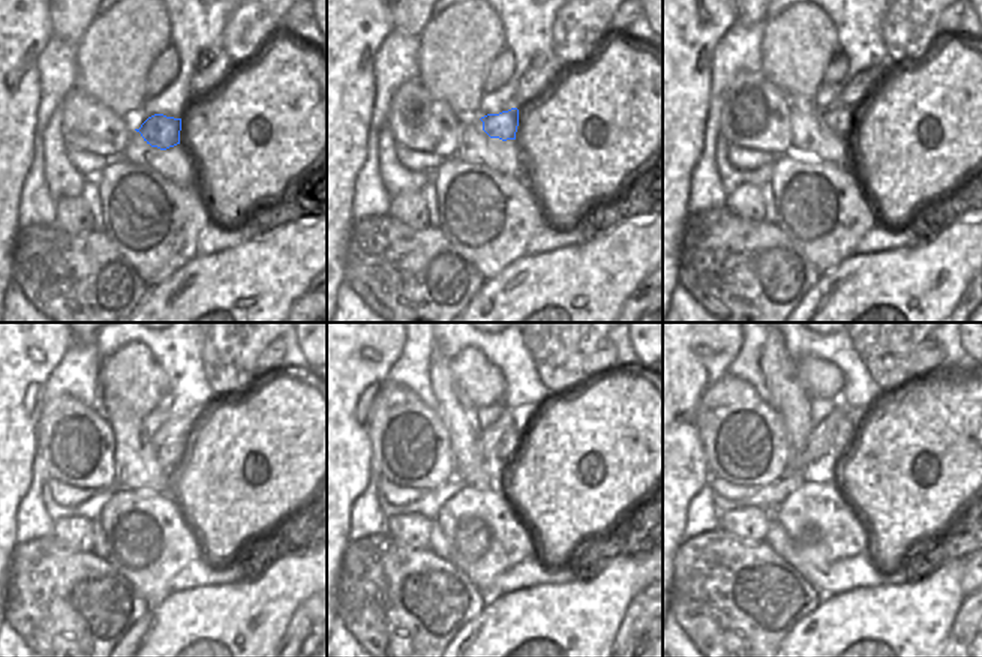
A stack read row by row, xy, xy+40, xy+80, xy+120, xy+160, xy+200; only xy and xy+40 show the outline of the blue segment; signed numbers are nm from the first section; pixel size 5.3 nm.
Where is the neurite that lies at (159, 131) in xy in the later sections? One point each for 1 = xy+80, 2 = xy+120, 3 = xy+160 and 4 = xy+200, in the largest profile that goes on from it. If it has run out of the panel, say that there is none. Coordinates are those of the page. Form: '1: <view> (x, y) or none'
1: xy+80 (840, 120)
2: xy+120 (168, 455)
3: xy+160 (508, 444)
4: xy+200 (843, 419)

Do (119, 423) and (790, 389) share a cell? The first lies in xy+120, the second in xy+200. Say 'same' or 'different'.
same

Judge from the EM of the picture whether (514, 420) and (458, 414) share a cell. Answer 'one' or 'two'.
two

